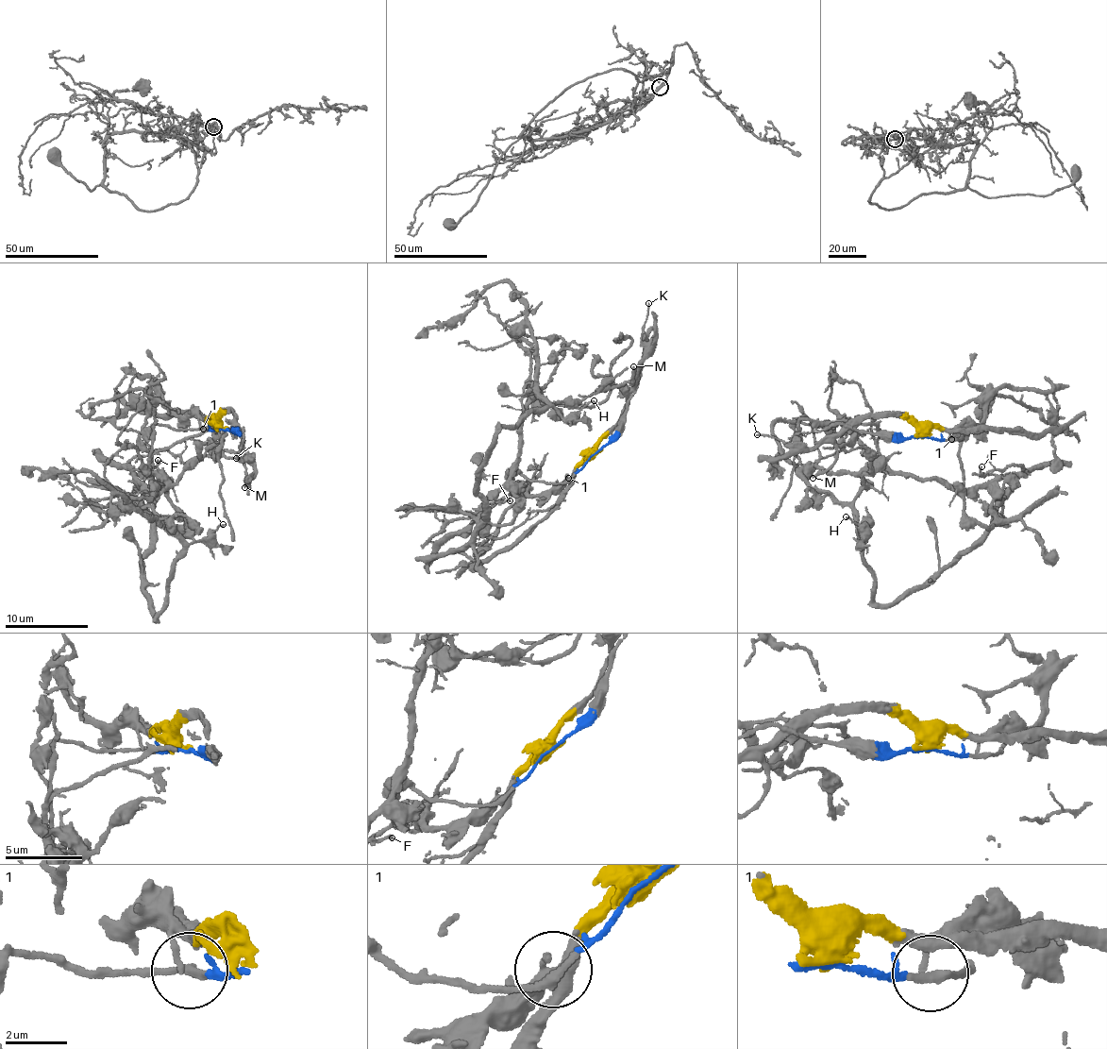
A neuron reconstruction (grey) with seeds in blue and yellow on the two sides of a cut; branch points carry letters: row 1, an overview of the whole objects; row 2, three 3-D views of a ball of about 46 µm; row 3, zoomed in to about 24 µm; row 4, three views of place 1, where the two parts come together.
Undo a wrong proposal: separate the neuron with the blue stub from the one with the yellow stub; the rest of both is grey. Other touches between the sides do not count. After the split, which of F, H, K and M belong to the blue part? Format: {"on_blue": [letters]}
{"on_blue": ["F", "H"]}

